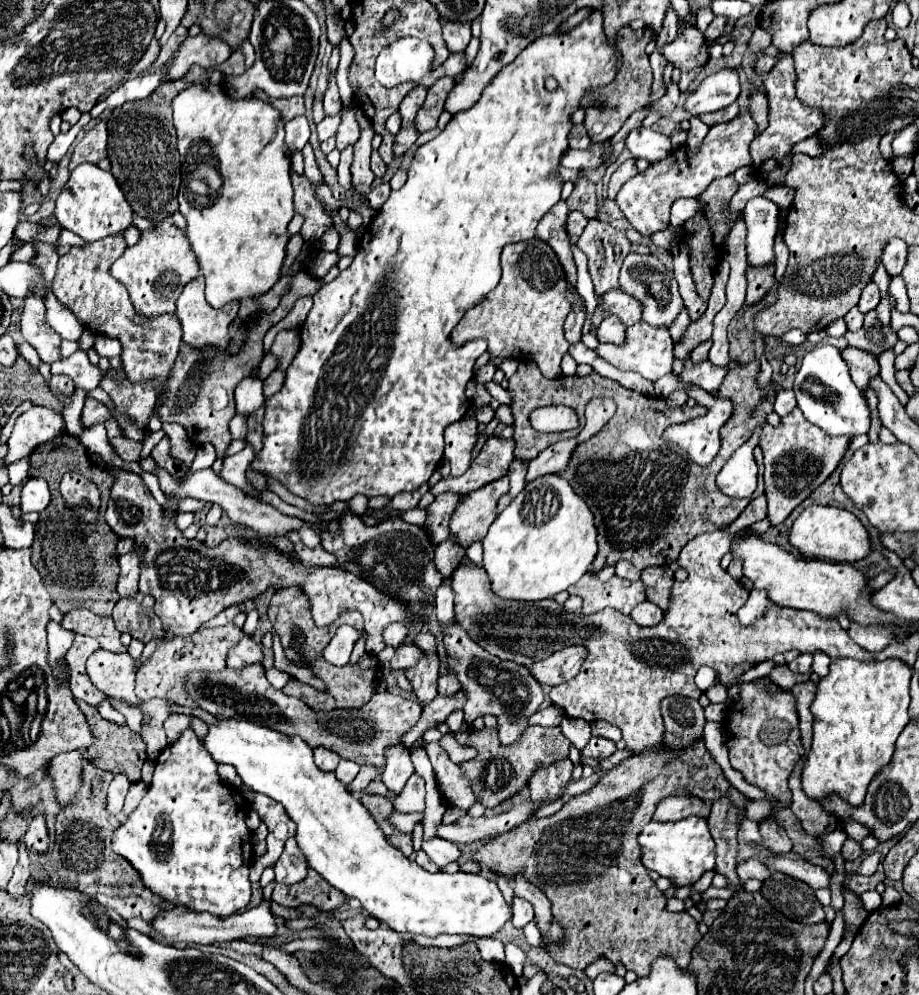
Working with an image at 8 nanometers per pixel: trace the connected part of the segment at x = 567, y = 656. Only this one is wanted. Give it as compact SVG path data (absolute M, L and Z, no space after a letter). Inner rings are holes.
M567 646L553 656L531 664L529 668L541 686L557 686L571 680L579 672L585 656L587 652L583 646Z

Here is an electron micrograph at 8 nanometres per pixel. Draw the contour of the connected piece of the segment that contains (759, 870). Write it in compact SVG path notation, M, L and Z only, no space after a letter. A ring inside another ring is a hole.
M747 860L743 864L737 866L737 874L741 882L747 882L749 878L757 878L757 880L767 880L767 876L771 876L769 868L765 864L761 864L759 860Z

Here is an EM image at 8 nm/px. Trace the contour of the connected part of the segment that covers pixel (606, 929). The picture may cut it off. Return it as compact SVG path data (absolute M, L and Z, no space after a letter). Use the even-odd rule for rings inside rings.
M699 740L699 744L695 742L683 752L673 752L671 748L663 746L663 750L625 758L613 770L605 772L603 780L599 780L599 784L595 784L591 792L569 798L553 816L527 820L527 824L519 824L515 832L505 832L503 836L491 838L473 854L473 862L477 862L481 870L487 870L491 874L503 874L511 878L523 876L549 898L549 902L553 904L553 920L561 922L565 928L563 946L557 948L545 944L545 950L553 956L553 960L575 970L585 970L599 958L607 958L615 966L621 964L627 970L635 972L639 978L651 972L651 964L659 956L673 958L679 968L685 968L691 960L691 950L701 938L697 922L687 912L671 914L665 910L663 892L657 890L655 882L649 878L647 868L639 860L637 836L643 826L651 822L659 800L667 796L697 796L701 800L715 802L727 792L737 802L737 808L745 808L749 804L749 800L725 780L719 764L711 758L703 740Z

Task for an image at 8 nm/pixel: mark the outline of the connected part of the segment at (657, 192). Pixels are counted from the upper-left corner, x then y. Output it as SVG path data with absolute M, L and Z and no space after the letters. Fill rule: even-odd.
M741 114L727 124L709 128L697 150L689 146L675 148L667 160L657 160L649 164L647 170L639 172L635 178L627 180L617 194L617 206L641 236L651 236L653 232L665 230L669 226L671 204L679 198L697 198L715 178L733 174L741 166L751 164L749 144L755 138L755 122L749 114ZM643 176L647 176L647 190L643 186Z

